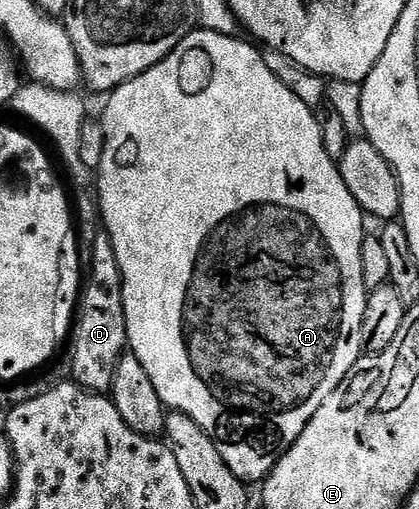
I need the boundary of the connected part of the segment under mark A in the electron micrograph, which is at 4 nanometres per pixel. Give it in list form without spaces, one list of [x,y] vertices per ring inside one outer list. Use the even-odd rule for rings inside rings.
[[[204,29],[190,31],[189,36],[163,61],[159,61],[139,77],[127,81],[122,87],[117,87],[108,96],[108,99],[109,104],[105,107],[105,119],[103,118],[105,129],[103,161],[95,168],[95,183],[97,179],[95,198],[99,204],[100,222],[103,224],[104,234],[109,235],[111,245],[115,245],[115,257],[119,257],[119,269],[123,273],[123,281],[125,282],[123,285],[123,313],[127,321],[128,350],[137,358],[139,365],[143,365],[143,369],[147,369],[147,377],[151,377],[151,385],[155,385],[155,393],[159,393],[166,408],[169,411],[178,411],[191,417],[191,421],[195,421],[195,425],[199,425],[199,429],[208,433],[211,441],[215,441],[215,445],[219,449],[219,457],[223,457],[223,461],[227,461],[227,469],[231,469],[231,473],[235,473],[235,477],[239,477],[249,485],[257,482],[260,484],[269,478],[273,466],[284,457],[285,453],[291,449],[293,442],[301,436],[303,429],[311,421],[311,417],[315,417],[319,405],[323,405],[323,401],[327,401],[327,397],[331,397],[331,393],[335,393],[335,389],[342,386],[348,379],[350,369],[355,366],[363,354],[361,330],[363,329],[365,306],[369,297],[363,281],[363,253],[361,250],[367,234],[367,228],[365,228],[367,216],[355,201],[355,197],[351,197],[351,189],[347,189],[347,181],[343,181],[338,160],[332,159],[327,153],[323,123],[320,118],[317,120],[313,116],[316,115],[314,108],[303,105],[303,101],[299,101],[299,97],[295,97],[295,93],[291,93],[291,89],[287,89],[287,85],[283,85],[283,81],[279,81],[275,77],[275,73],[271,73],[271,69],[267,69],[264,54],[260,50],[257,52],[255,48],[248,47],[241,40],[241,37],[220,35]]]

